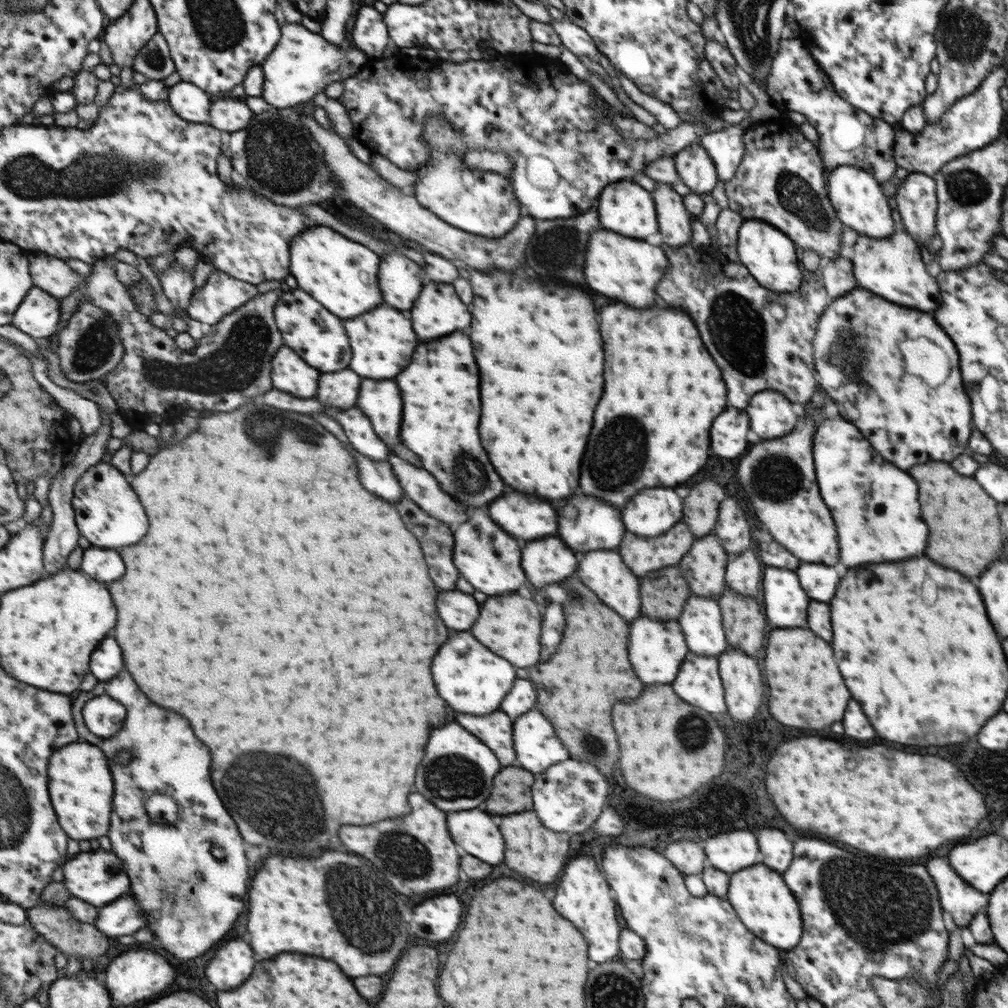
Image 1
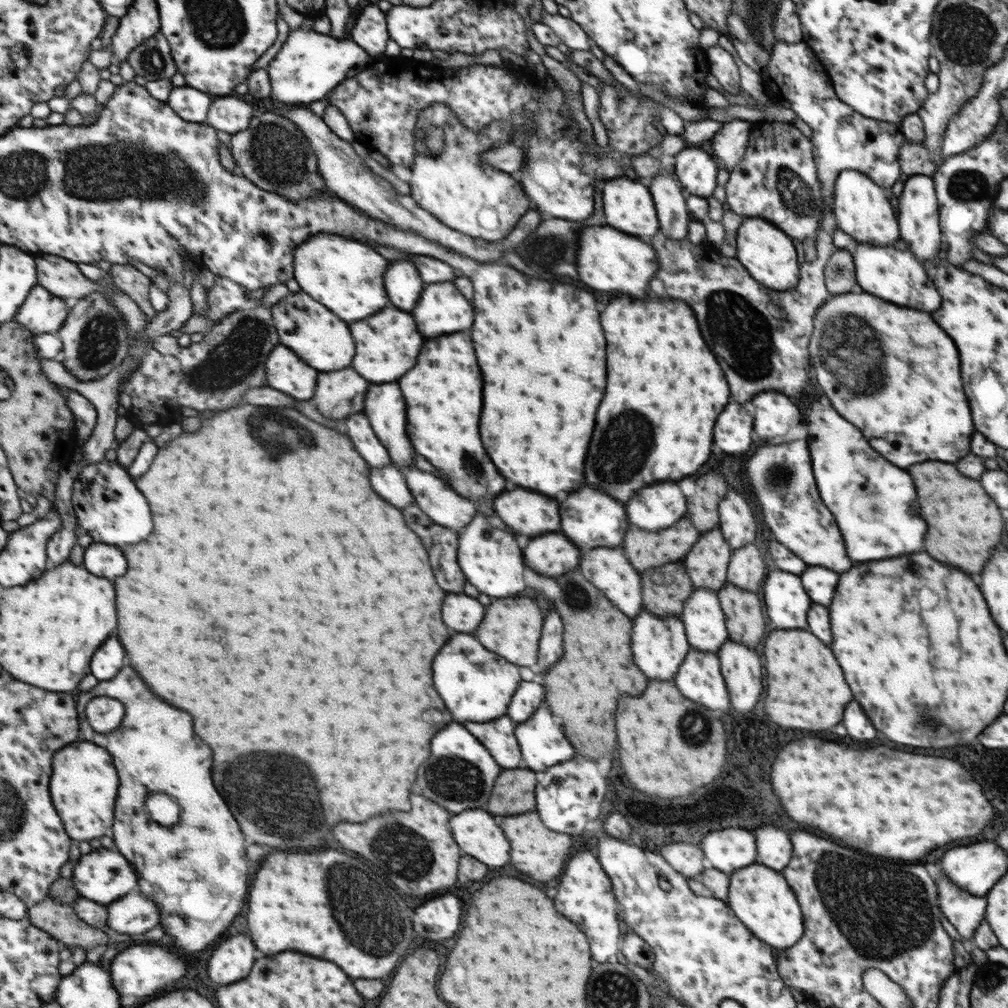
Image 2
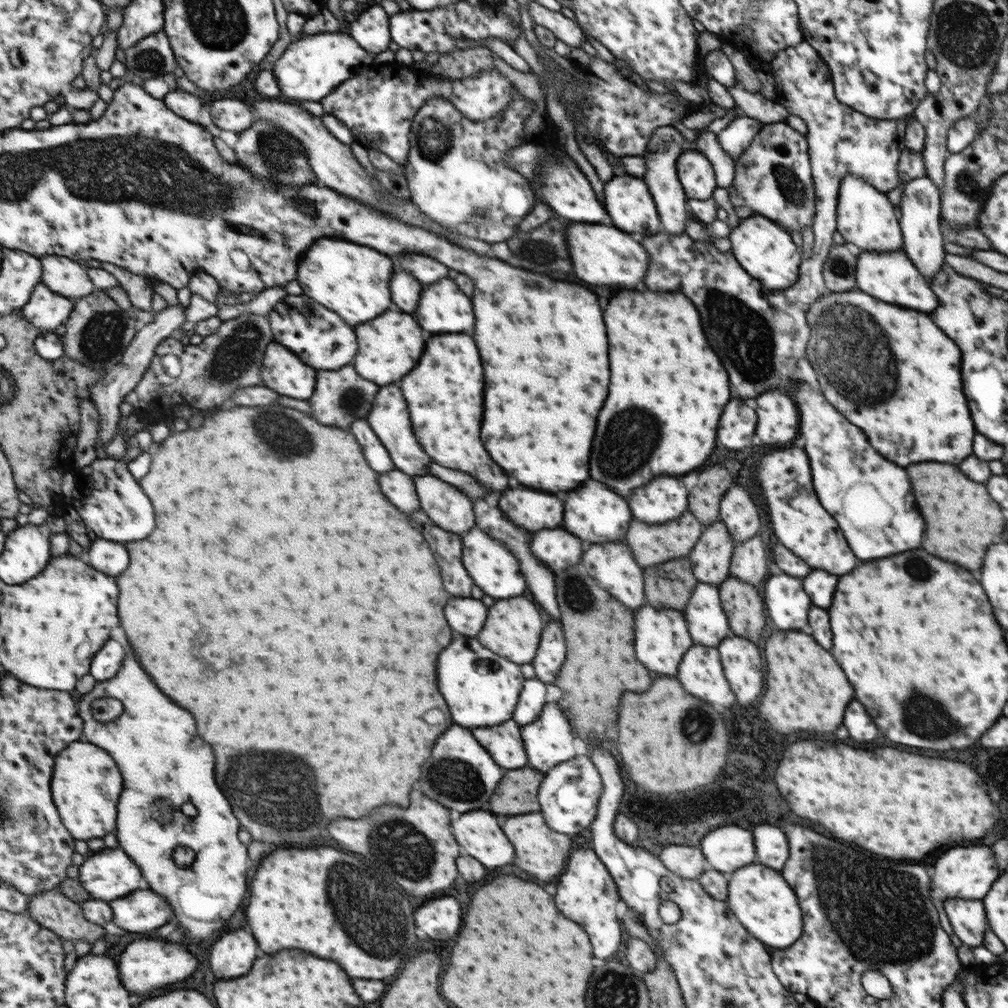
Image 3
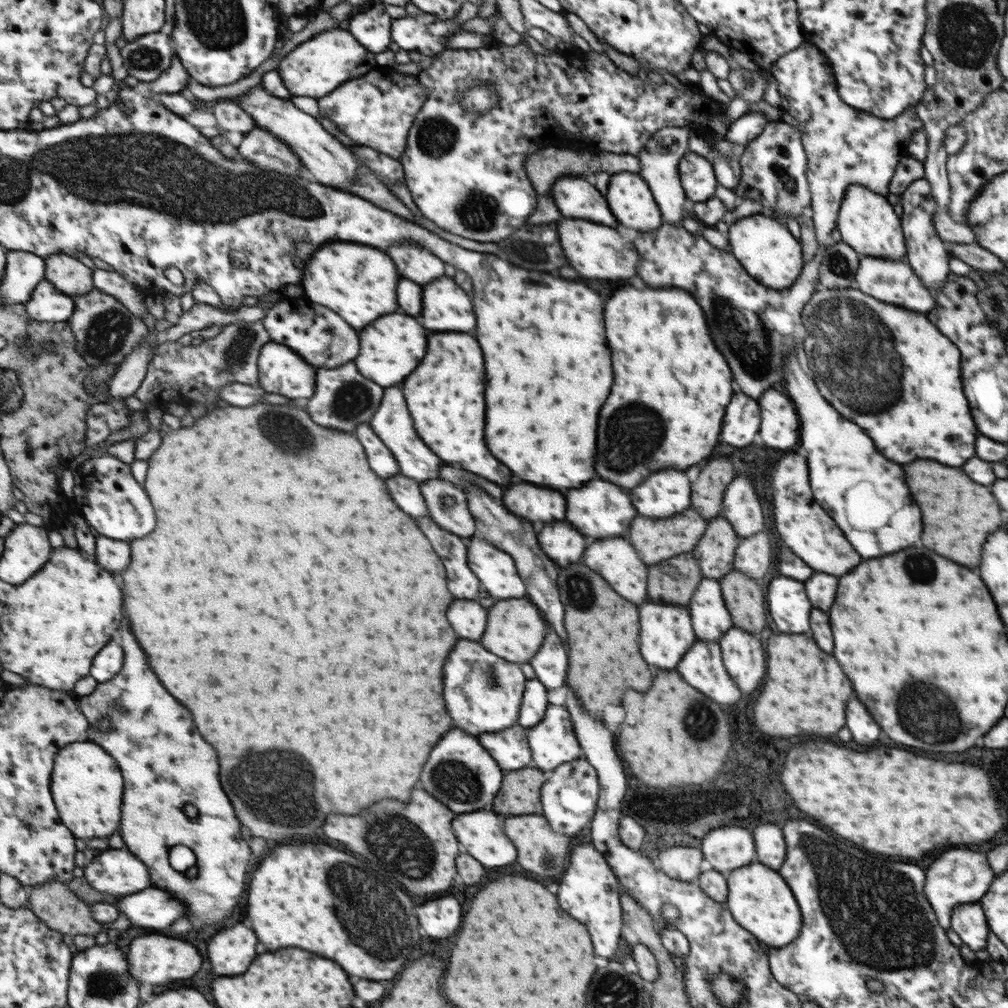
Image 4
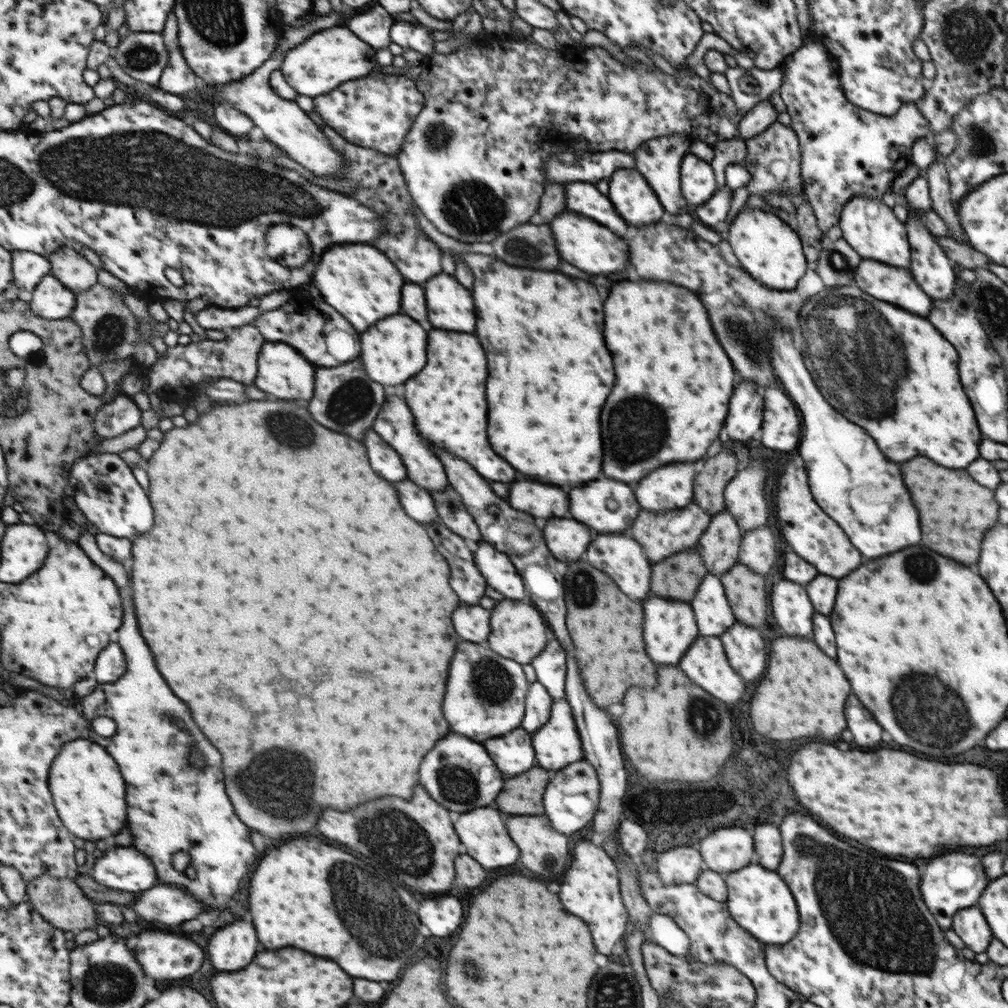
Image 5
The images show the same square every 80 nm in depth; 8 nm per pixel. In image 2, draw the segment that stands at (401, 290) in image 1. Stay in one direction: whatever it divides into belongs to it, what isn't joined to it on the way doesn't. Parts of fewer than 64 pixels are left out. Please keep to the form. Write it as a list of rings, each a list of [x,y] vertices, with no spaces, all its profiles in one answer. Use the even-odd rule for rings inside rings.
[[[393,262],[387,272],[387,292],[395,308],[409,312],[421,292],[423,282],[417,276],[417,270],[407,262]]]

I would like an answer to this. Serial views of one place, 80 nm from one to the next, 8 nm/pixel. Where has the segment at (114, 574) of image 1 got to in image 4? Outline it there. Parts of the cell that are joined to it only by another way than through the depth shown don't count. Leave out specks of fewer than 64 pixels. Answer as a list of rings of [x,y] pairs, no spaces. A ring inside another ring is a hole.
[[[99,534],[96,538],[96,562],[107,570],[125,570],[131,564],[131,544]]]

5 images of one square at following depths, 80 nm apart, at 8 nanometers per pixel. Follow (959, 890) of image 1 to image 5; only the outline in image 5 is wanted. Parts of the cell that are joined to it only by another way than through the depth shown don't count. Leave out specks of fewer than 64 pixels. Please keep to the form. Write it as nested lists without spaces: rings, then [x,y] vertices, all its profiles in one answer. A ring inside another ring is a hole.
[[[977,906],[963,908],[953,918],[953,926],[949,928],[963,942],[965,948],[974,953],[985,952],[991,941],[989,926],[985,924],[983,915]]]

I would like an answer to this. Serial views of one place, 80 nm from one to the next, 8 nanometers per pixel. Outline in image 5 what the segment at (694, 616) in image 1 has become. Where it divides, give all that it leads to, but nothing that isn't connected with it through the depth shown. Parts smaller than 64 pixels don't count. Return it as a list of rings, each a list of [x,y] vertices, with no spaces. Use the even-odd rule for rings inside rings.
[[[707,574],[699,584],[697,594],[689,601],[693,608],[699,635],[723,635],[736,618],[731,612],[721,581],[715,575]]]

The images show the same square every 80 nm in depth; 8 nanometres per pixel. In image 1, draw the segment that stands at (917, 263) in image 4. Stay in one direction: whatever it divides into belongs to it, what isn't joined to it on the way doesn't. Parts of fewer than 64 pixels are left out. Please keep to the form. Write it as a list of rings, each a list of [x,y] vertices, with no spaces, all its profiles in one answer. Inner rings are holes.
[[[911,172],[901,180],[894,195],[903,230],[922,246],[935,234],[935,193],[937,185],[929,176]]]

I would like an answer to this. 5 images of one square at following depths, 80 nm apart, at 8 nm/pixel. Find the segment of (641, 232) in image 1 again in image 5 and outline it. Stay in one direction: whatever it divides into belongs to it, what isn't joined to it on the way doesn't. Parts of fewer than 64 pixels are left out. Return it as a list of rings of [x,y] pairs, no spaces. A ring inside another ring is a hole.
[[[634,168],[617,169],[609,176],[611,204],[623,212],[623,220],[631,226],[653,224],[663,216],[658,196],[647,186],[640,172]]]

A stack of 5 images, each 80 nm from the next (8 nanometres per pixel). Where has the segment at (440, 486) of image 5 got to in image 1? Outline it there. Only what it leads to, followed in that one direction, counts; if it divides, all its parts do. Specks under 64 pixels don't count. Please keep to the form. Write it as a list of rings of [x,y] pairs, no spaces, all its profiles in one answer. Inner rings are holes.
[[[365,380],[359,408],[371,418],[377,435],[393,453],[393,446],[399,446],[400,442],[401,396],[397,386],[391,380]]]

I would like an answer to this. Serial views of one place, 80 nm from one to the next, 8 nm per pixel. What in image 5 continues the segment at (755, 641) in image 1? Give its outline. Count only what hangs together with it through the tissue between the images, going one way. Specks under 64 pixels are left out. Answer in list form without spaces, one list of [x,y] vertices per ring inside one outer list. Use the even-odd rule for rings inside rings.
[[[735,564],[722,572],[723,584],[727,584],[727,596],[731,596],[731,608],[735,608],[737,622],[757,627],[767,610],[765,578],[755,574],[747,565]]]

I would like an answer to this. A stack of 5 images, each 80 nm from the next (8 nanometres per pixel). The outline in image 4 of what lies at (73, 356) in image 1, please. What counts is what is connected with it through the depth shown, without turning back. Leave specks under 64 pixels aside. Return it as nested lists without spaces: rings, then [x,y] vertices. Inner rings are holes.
[[[94,288],[87,294],[76,295],[74,302],[75,314],[67,323],[71,325],[77,340],[75,348],[82,353],[90,366],[119,366],[148,336],[149,328],[143,319],[135,317],[135,312],[129,311],[117,297],[105,294],[102,290]]]

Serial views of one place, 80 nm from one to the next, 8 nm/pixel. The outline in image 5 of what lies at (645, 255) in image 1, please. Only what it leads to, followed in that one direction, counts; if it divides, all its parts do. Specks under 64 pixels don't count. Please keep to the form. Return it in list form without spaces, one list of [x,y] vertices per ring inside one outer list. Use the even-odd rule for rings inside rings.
[[[565,210],[553,217],[553,220],[549,222],[549,230],[551,230],[551,236],[553,236],[559,256],[567,264],[573,264],[575,268],[579,268],[587,274],[621,272],[627,266],[625,242],[589,218],[583,218],[583,216],[577,216],[577,214]]]

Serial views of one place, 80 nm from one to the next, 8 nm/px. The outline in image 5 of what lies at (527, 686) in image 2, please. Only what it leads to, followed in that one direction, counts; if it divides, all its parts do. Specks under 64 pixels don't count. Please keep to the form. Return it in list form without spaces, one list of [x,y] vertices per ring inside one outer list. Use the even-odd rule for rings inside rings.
[[[537,681],[532,682],[530,690],[527,691],[521,728],[528,733],[539,730],[550,719],[551,705],[551,697],[545,687]]]

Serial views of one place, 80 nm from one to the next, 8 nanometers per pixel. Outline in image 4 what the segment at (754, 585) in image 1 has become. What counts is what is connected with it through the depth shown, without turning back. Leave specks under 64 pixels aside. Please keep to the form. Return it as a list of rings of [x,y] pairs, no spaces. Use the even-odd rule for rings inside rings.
[[[759,531],[758,534],[741,538],[735,551],[735,568],[751,578],[763,578],[771,562],[771,544],[769,536]]]

